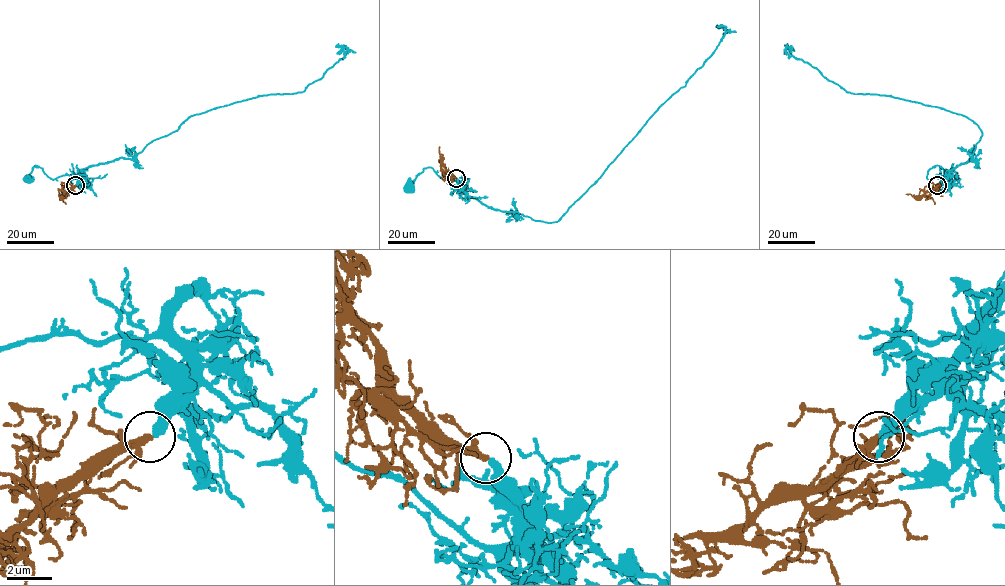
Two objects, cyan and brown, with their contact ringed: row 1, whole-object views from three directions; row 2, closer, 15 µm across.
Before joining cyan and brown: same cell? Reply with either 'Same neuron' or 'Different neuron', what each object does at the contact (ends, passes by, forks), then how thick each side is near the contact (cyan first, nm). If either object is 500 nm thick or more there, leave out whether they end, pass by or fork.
Same neuron. At the ring cyan ends. At the ring brown forks. Thickness 360 nm (cyan) against 200 nm

